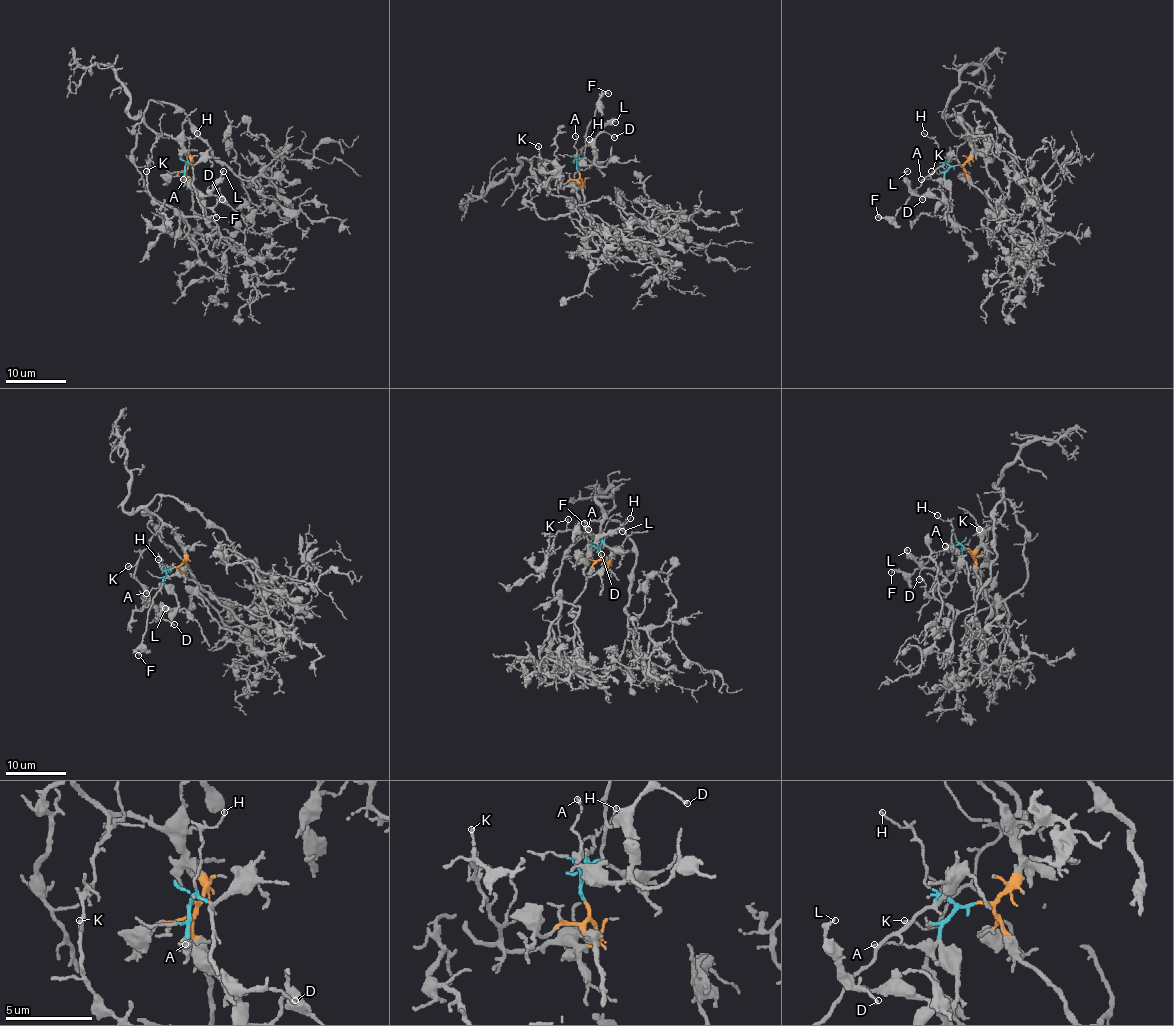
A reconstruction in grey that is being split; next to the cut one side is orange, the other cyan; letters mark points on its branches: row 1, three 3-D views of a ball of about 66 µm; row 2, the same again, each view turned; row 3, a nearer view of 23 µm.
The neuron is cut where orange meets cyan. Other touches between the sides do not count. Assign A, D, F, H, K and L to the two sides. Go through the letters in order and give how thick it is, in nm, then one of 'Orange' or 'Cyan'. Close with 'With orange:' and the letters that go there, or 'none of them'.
A: Thickness 90 nm. Cyan
D: Thickness 140 nm. Cyan
F: Thickness 140 nm. Cyan
H: Thickness 110 nm. Cyan
K: Thickness 130 nm. Orange
L: Thickness 200 nm. Cyan
With orange: K

